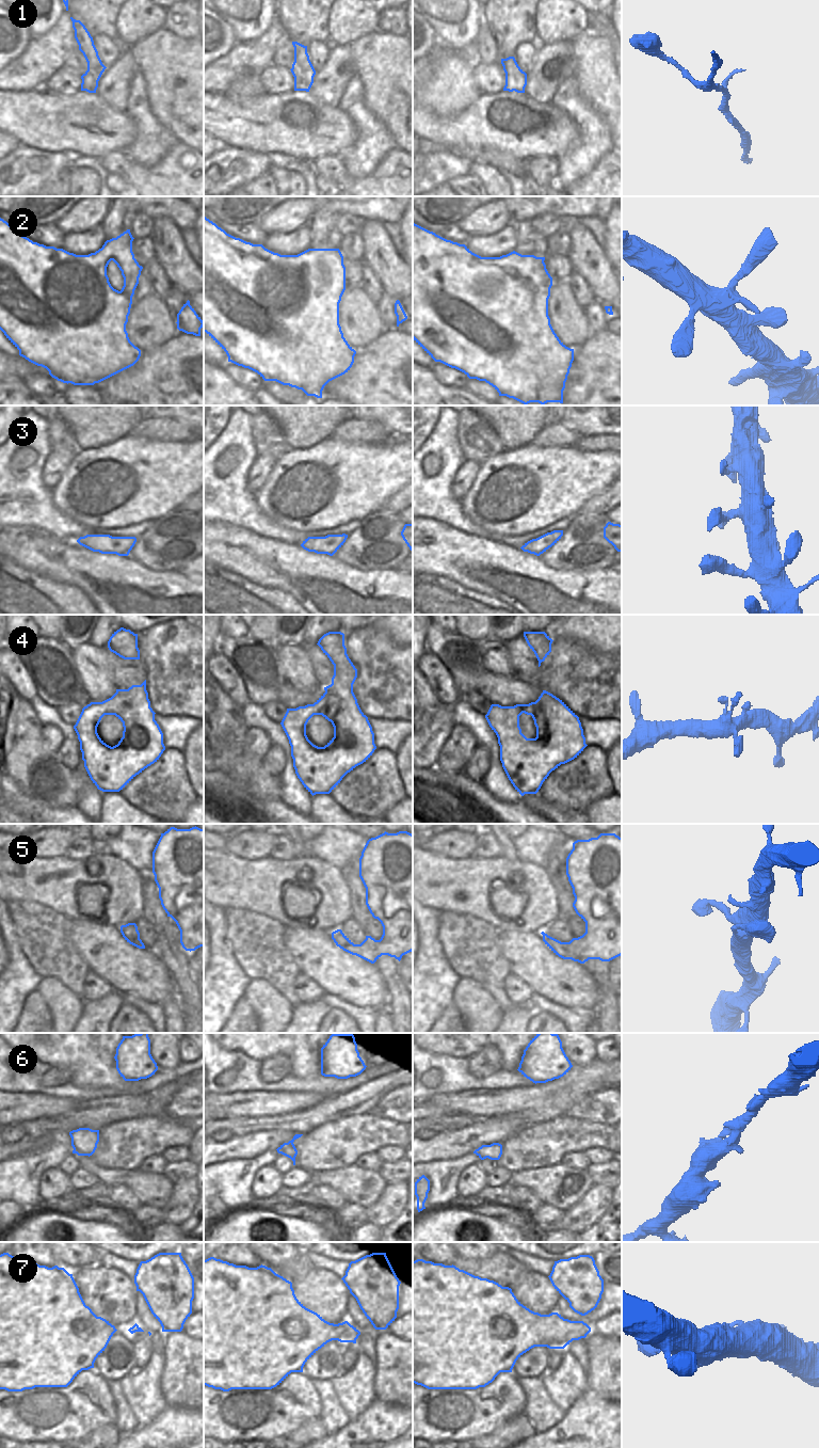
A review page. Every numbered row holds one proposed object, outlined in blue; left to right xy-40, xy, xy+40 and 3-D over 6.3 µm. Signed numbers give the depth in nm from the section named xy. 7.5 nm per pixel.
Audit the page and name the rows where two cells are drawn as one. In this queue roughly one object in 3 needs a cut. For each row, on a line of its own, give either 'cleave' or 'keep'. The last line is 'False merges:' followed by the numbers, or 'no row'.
1: keep
2: keep
3: keep
4: keep
5: keep
6: keep
7: keep
False merges: no row

